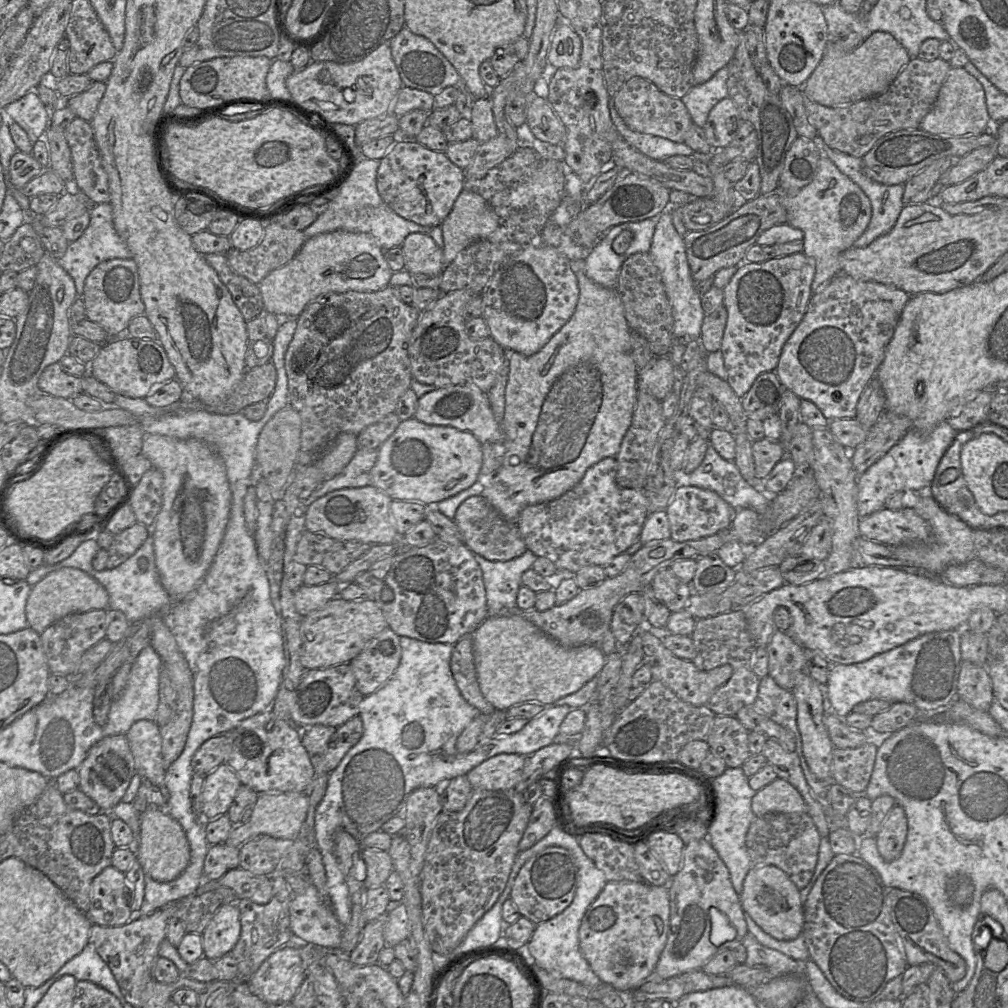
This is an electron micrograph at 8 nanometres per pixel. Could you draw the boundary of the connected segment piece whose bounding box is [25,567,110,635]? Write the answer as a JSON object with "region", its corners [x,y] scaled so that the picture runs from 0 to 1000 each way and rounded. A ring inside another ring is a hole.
{"region":[[[61,563],[49,568],[32,582],[26,598],[28,621],[39,630],[50,620],[71,608],[107,603],[108,590],[105,584],[91,571],[76,563]]]}

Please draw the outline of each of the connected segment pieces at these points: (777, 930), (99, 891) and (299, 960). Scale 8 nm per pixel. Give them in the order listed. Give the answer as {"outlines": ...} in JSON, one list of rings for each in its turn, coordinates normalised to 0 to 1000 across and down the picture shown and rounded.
{"outlines":[[[[746,859],[738,873],[735,897],[748,915],[771,933],[788,933],[796,926],[798,906],[794,883],[783,869],[770,859]]],[[[107,859],[91,873],[89,900],[85,907],[92,918],[124,918],[129,914],[129,898],[130,885],[123,866]]],[[[283,938],[270,945],[246,973],[250,986],[265,997],[290,993],[304,970],[304,956],[295,940]]]]}

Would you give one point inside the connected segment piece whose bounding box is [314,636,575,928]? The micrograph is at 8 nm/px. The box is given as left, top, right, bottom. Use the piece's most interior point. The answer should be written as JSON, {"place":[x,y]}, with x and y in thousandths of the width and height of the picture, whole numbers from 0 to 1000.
{"place":[408,717]}

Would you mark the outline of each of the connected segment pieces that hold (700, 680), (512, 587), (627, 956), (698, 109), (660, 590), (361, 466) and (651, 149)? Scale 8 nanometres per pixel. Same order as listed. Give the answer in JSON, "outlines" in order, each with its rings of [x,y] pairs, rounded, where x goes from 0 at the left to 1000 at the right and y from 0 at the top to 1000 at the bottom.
{"outlines":[[[[644,625],[636,630],[638,644],[638,658],[642,659],[647,668],[647,676],[653,675],[664,683],[677,695],[688,700],[700,699],[707,688],[718,680],[726,671],[726,662],[719,659],[703,666],[693,665],[687,656],[671,652],[657,637]]],[[[522,546],[515,553],[504,557],[486,557],[475,551],[471,551],[471,555],[478,565],[483,602],[485,605],[494,606],[498,603],[512,601],[513,588],[517,582],[518,570],[522,565],[527,563],[532,554],[533,552],[526,546]]],[[[602,875],[577,911],[574,940],[596,974],[614,984],[627,984],[649,968],[662,935],[664,914],[663,879],[641,875]]],[[[722,65],[713,68],[702,80],[688,84],[676,97],[688,122],[698,126],[705,108],[717,97],[722,95]]],[[[665,563],[651,568],[645,581],[667,608],[678,605],[688,588],[686,578],[679,578]]],[[[354,446],[349,456],[337,470],[323,476],[302,496],[304,502],[306,503],[312,497],[333,486],[369,481],[368,466],[374,455],[374,446]]],[[[608,96],[604,99],[604,110],[606,119],[616,136],[639,154],[653,160],[658,160],[668,154],[688,154],[688,150],[680,141],[673,142],[625,128],[610,108]]]]}

